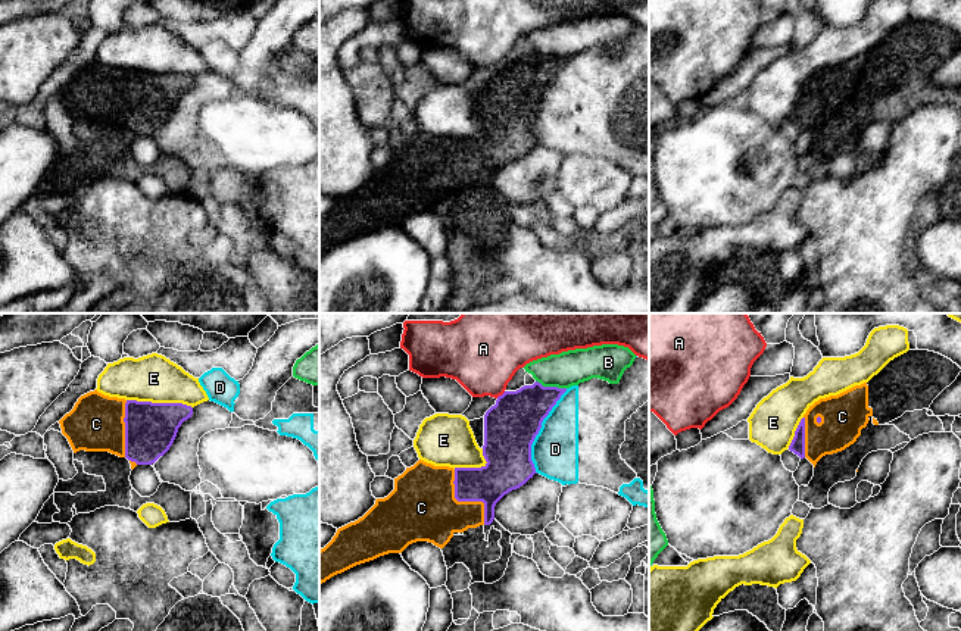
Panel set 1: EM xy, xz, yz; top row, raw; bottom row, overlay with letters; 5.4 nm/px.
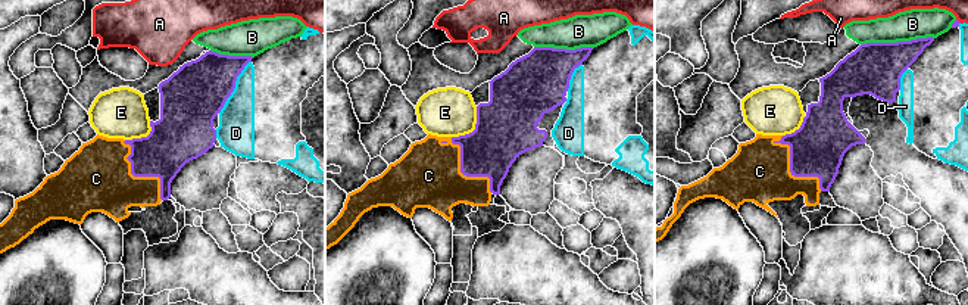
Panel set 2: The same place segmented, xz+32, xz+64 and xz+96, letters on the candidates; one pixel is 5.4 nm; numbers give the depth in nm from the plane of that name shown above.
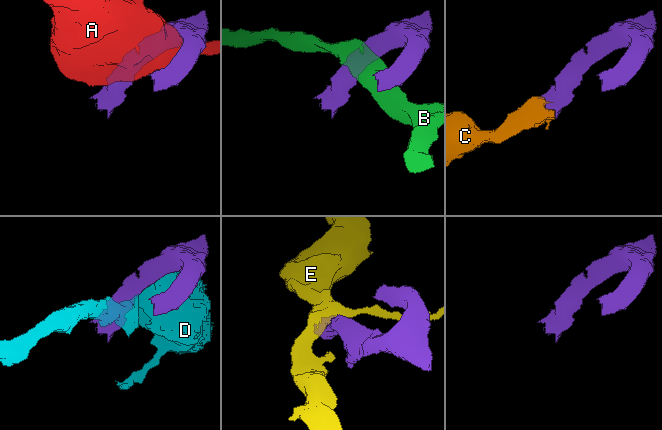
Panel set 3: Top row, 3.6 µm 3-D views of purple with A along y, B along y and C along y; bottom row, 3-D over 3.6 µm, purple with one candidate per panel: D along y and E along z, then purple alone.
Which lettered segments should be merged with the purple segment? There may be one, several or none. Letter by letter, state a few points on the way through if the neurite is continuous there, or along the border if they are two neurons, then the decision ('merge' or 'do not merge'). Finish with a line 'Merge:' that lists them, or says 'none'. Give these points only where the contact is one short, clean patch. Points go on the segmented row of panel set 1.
A: do not merge
B: do not merge
C: merge
D: do not merge
E: do not merge
Merge: C

